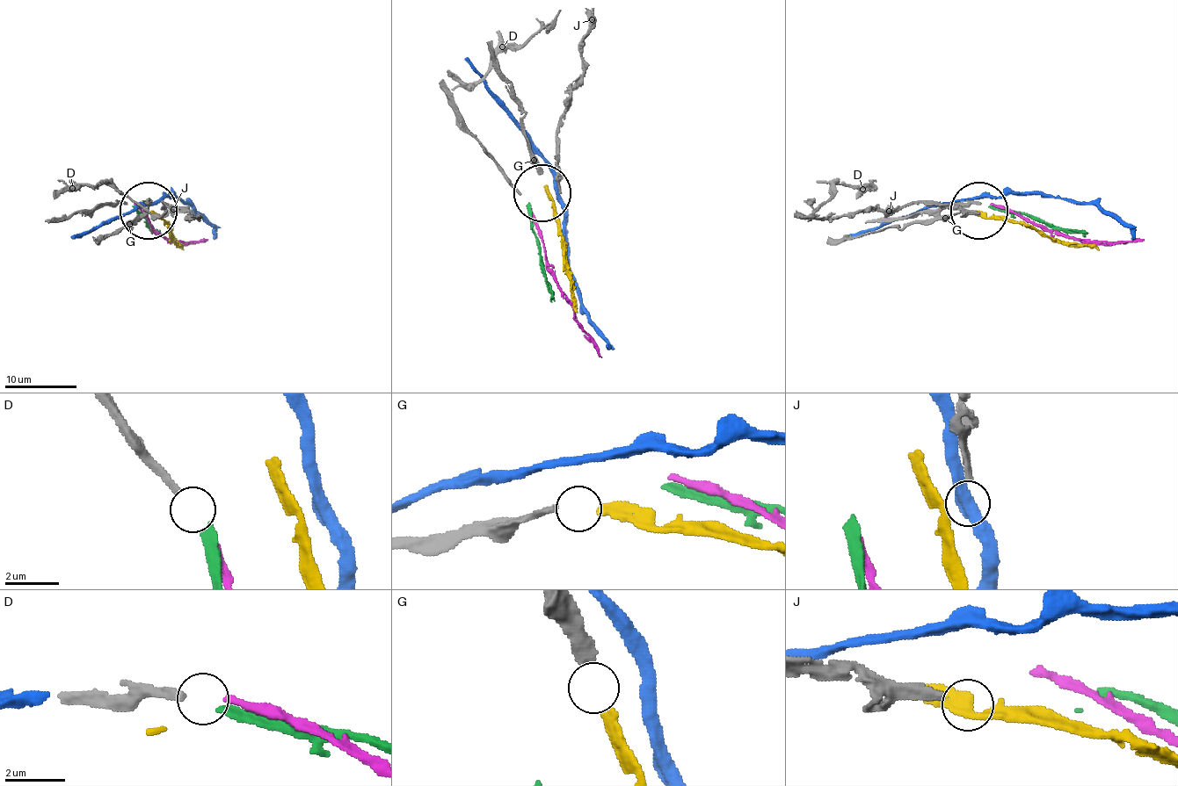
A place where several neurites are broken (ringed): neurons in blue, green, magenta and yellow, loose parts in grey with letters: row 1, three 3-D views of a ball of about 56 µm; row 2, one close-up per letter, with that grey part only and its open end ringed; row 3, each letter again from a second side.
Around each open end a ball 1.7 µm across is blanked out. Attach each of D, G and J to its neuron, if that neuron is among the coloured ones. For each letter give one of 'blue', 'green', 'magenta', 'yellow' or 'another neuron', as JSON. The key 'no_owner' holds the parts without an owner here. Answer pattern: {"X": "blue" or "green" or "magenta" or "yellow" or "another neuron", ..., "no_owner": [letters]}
{"D": "green", "G": "yellow", "J": "another neuron", "no_owner": ["J"]}

